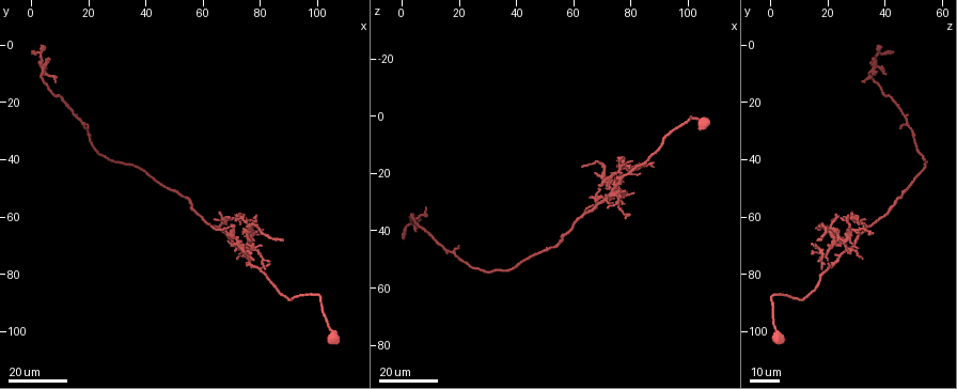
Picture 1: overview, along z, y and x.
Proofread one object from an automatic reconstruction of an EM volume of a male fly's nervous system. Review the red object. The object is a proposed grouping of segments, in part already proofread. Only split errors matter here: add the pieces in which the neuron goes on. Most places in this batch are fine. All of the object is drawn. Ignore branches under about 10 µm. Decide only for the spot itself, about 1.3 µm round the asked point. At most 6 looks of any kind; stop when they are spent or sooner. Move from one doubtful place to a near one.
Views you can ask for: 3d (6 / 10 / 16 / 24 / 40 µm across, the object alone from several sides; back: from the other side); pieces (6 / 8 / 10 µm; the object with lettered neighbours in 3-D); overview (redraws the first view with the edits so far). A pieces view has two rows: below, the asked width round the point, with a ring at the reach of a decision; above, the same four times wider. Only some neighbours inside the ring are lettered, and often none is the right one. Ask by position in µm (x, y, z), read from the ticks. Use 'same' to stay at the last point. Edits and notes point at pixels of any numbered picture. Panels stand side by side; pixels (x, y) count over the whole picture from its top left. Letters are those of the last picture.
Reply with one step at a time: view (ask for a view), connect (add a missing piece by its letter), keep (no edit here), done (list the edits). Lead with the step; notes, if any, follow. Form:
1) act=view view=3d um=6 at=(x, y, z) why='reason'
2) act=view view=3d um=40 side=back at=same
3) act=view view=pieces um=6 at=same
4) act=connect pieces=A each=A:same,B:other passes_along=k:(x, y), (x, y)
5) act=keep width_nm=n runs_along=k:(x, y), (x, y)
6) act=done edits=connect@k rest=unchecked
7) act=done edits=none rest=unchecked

act=view view=3d um=24 at=(87, 68, 17) why='branch stops here'

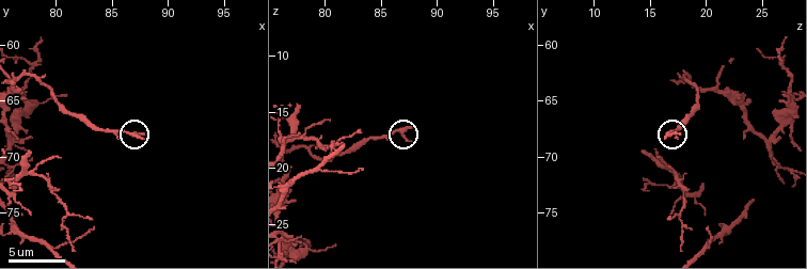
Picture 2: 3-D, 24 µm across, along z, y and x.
act=view view=pieces um=8 at=(87.6, 68.4, 16.2) why='what lies round it'

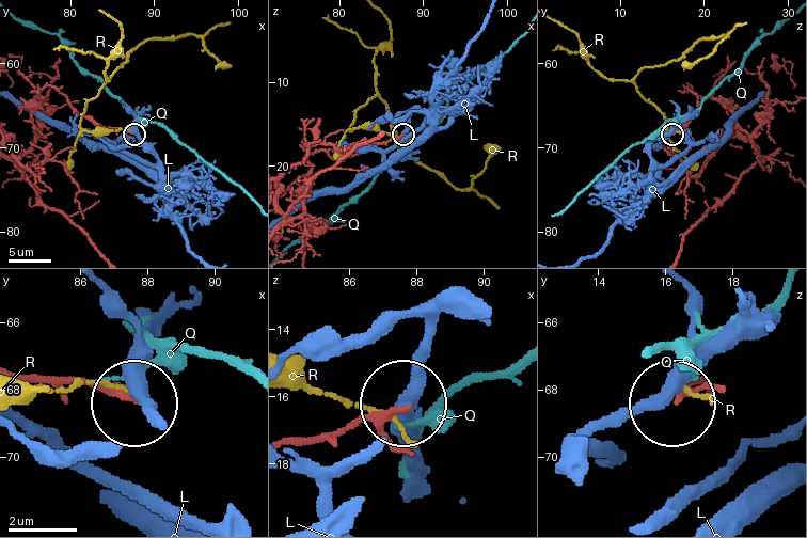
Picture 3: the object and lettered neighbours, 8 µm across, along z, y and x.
act=keep each=L:other,Q:other,R:other runs_along=3:(25, 376), (103, 384), (133, 398) found='no lettered piece goes on from it'

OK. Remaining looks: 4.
act=view view=pieces um=10 at=(77.6, 69.6, 14.4) why='free end'

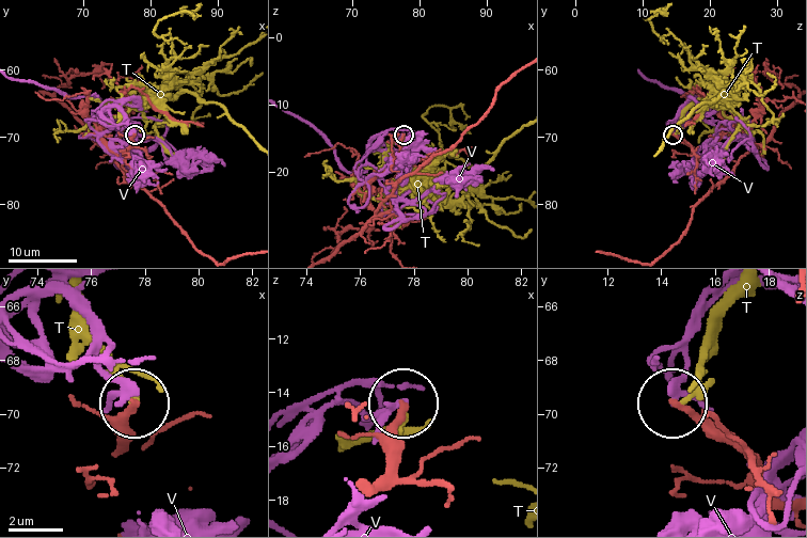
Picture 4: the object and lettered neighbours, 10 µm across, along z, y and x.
act=keep each=T:other,V:other runs_along=4:(378, 480), (390, 425), (404, 407) found='no lettered piece goes on from it'

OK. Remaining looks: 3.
act=view view=3d um=16 at=(75, 63, 17) why='thin end'

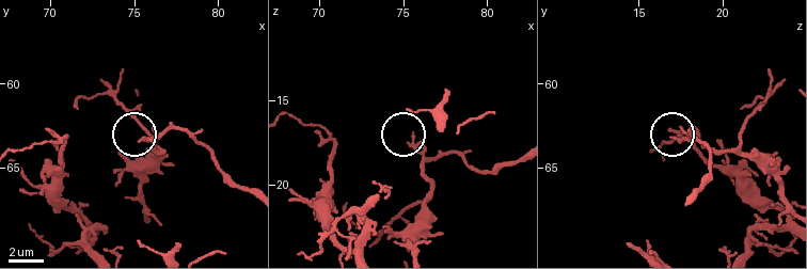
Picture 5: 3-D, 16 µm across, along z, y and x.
act=view view=pieces um=10 at=(75.7, 63.2, 17.1)

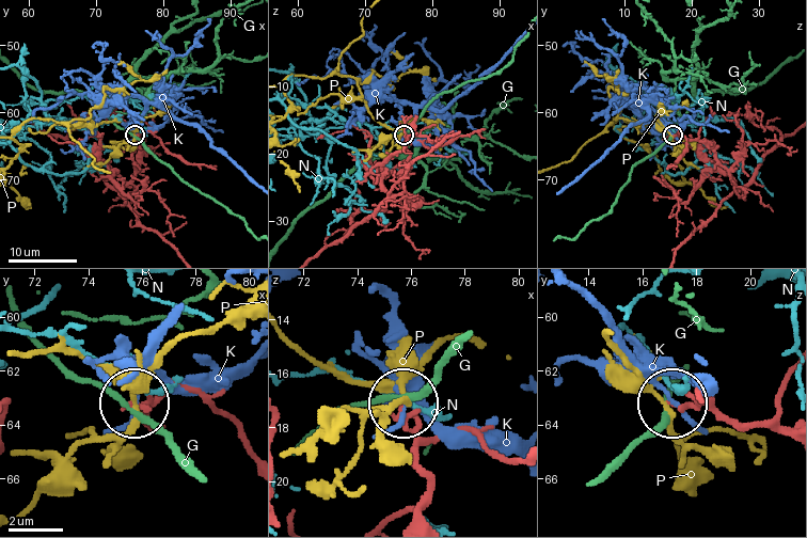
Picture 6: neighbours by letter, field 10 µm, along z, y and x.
act=keep width_nm=120 each=G:other,K:other,N:other,P:other runs_along=6:(787, 433), (673, 404) found='no lettered piece goes on from it'

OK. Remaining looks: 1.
act=done edits=none rest=unchecked

